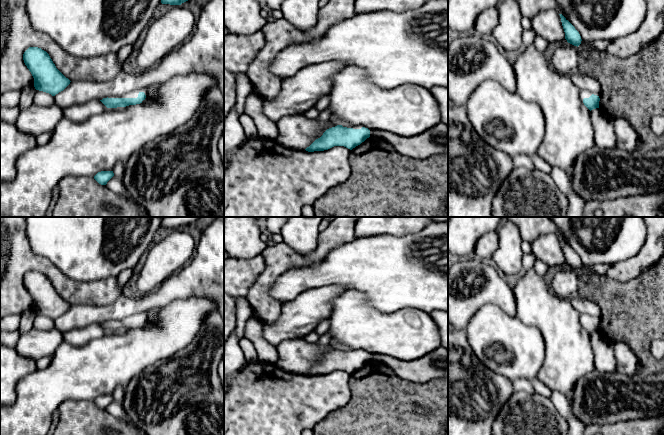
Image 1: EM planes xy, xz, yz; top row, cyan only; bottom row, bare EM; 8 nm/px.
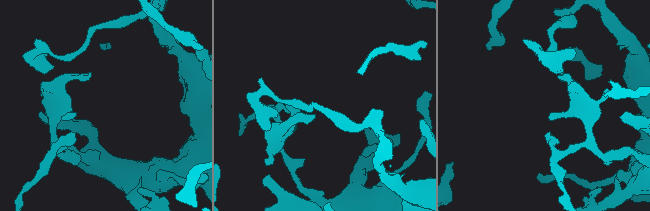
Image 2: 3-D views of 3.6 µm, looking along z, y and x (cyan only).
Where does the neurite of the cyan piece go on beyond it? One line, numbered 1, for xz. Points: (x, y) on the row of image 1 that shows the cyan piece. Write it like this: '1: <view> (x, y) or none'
1: none

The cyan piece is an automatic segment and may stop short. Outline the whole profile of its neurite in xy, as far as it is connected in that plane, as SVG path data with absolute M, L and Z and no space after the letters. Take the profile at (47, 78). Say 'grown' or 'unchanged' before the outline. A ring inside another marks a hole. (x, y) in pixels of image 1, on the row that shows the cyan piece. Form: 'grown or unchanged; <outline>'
unchanged; M29 47L23 54L23 60L34 78L36 90L55 96L71 82L56 68L49 54L41 48Z

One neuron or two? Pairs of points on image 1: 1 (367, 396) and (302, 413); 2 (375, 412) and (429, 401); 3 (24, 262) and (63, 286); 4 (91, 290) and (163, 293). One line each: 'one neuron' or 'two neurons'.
1: two neurons
2: one neuron
3: one neuron
4: two neurons

